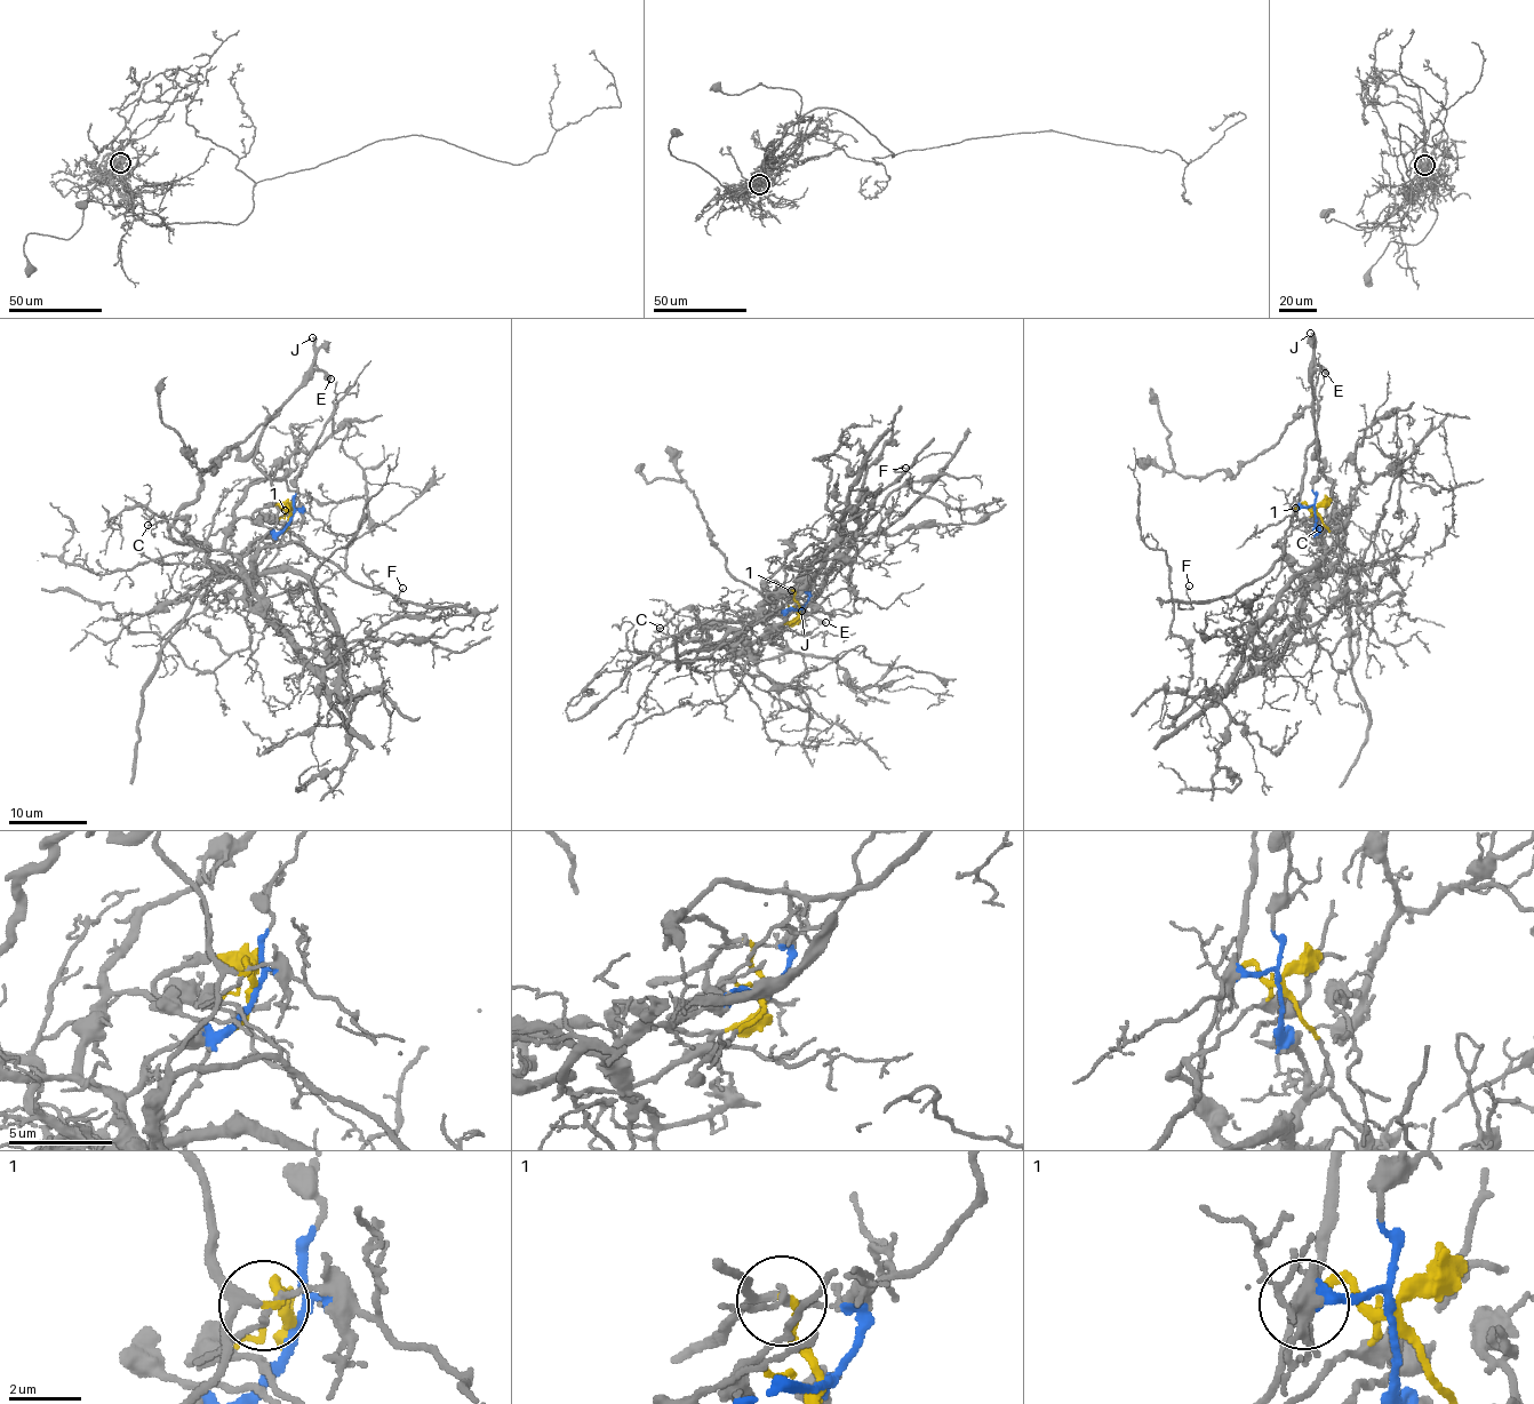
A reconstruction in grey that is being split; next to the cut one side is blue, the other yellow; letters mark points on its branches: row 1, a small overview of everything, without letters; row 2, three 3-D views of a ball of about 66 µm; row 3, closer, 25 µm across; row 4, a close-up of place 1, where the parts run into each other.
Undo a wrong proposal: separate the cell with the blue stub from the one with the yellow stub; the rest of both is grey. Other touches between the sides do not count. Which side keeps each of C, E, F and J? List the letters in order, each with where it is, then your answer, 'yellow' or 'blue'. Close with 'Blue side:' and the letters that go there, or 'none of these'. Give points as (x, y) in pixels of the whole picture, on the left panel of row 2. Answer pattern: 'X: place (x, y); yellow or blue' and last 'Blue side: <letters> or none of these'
C: place (148, 525); blue
E: place (330, 379); yellow
F: place (402, 588); yellow
J: place (312, 337); yellow
Blue side: C

